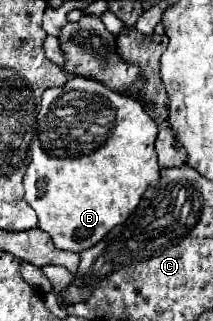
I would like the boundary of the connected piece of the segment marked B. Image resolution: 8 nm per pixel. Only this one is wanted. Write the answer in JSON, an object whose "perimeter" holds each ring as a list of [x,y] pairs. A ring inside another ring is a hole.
{"perimeter":[[[76,76],[60,88],[48,88],[42,94],[38,132],[30,144],[32,160],[24,174],[26,202],[38,214],[38,228],[50,234],[60,250],[82,252],[100,242],[114,226],[124,224],[140,204],[144,192],[160,182],[154,152],[156,134],[158,126],[138,100],[114,92],[96,80]]]}

